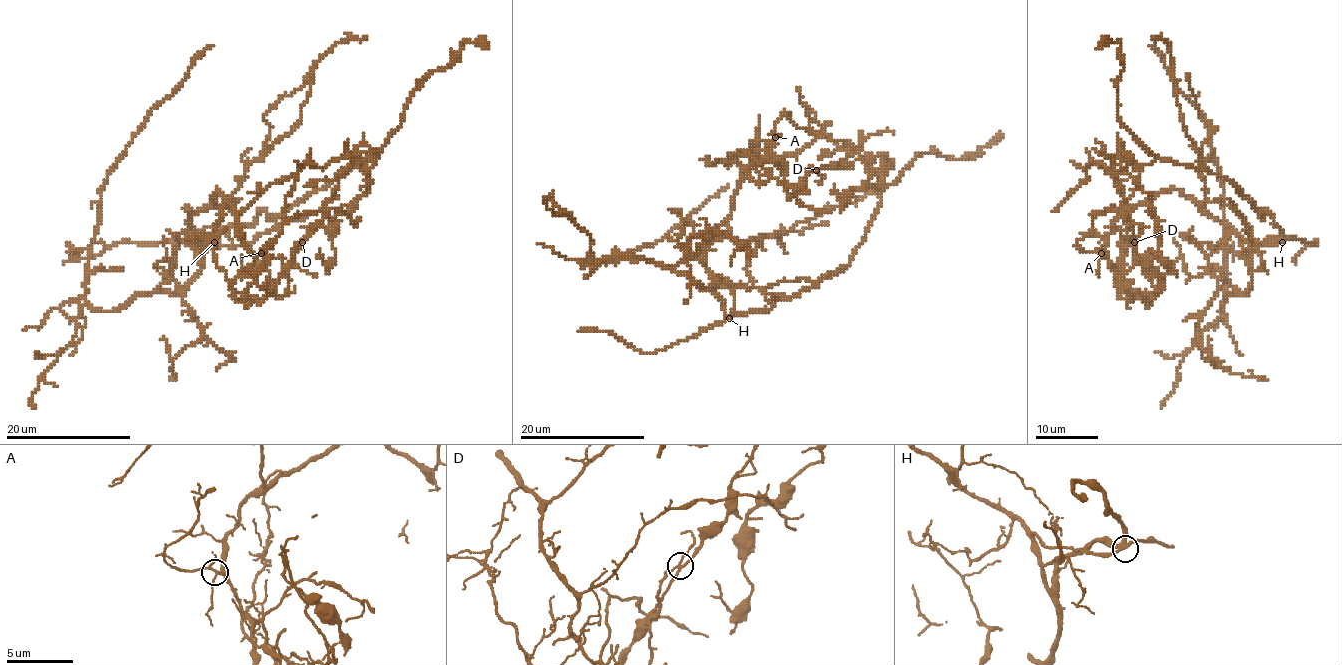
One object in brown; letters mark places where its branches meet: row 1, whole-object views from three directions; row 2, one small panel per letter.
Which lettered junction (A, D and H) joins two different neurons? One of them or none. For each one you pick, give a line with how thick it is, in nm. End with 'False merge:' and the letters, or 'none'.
False merge: none

